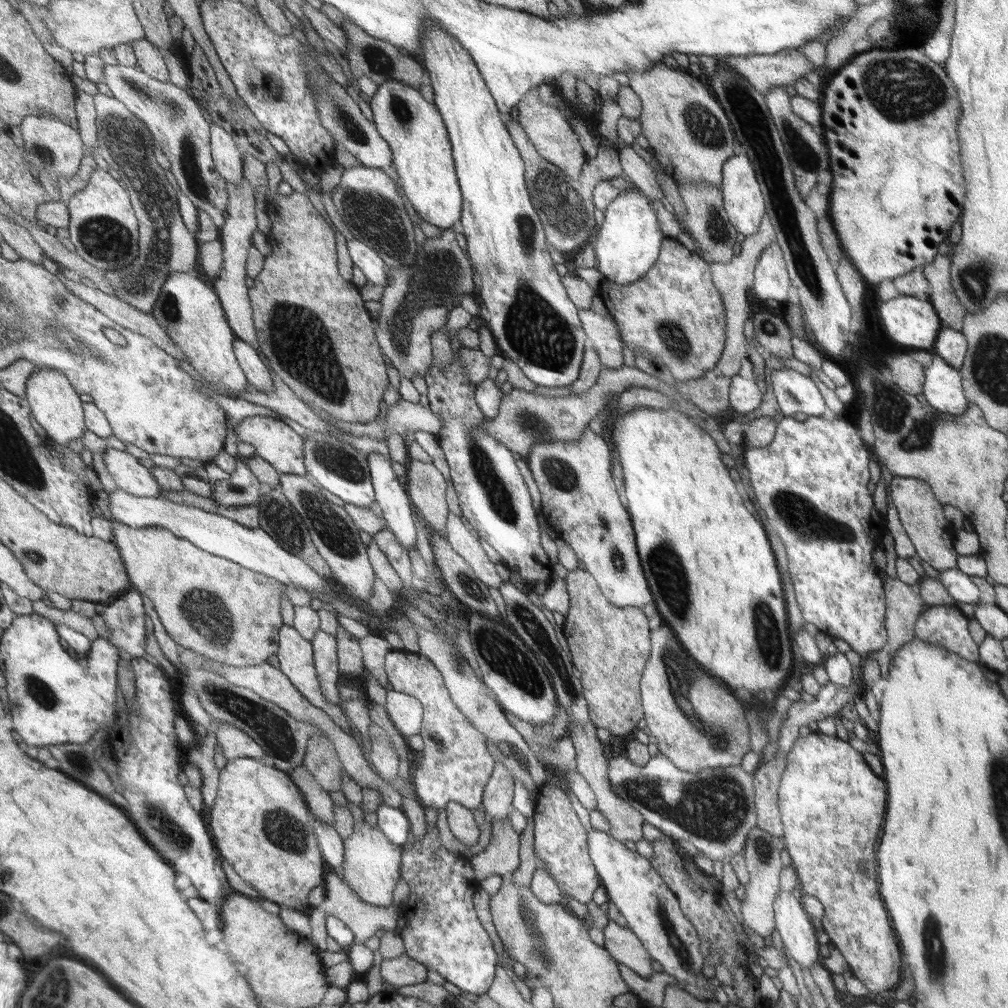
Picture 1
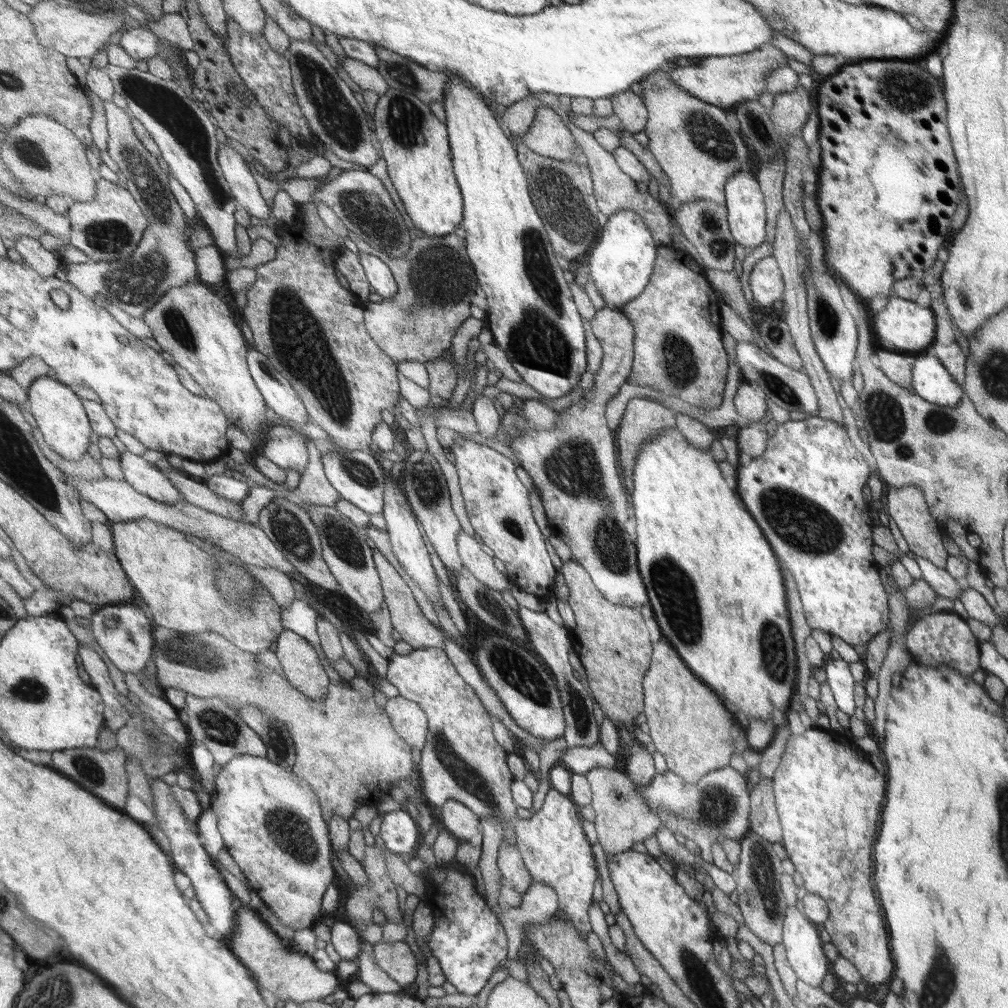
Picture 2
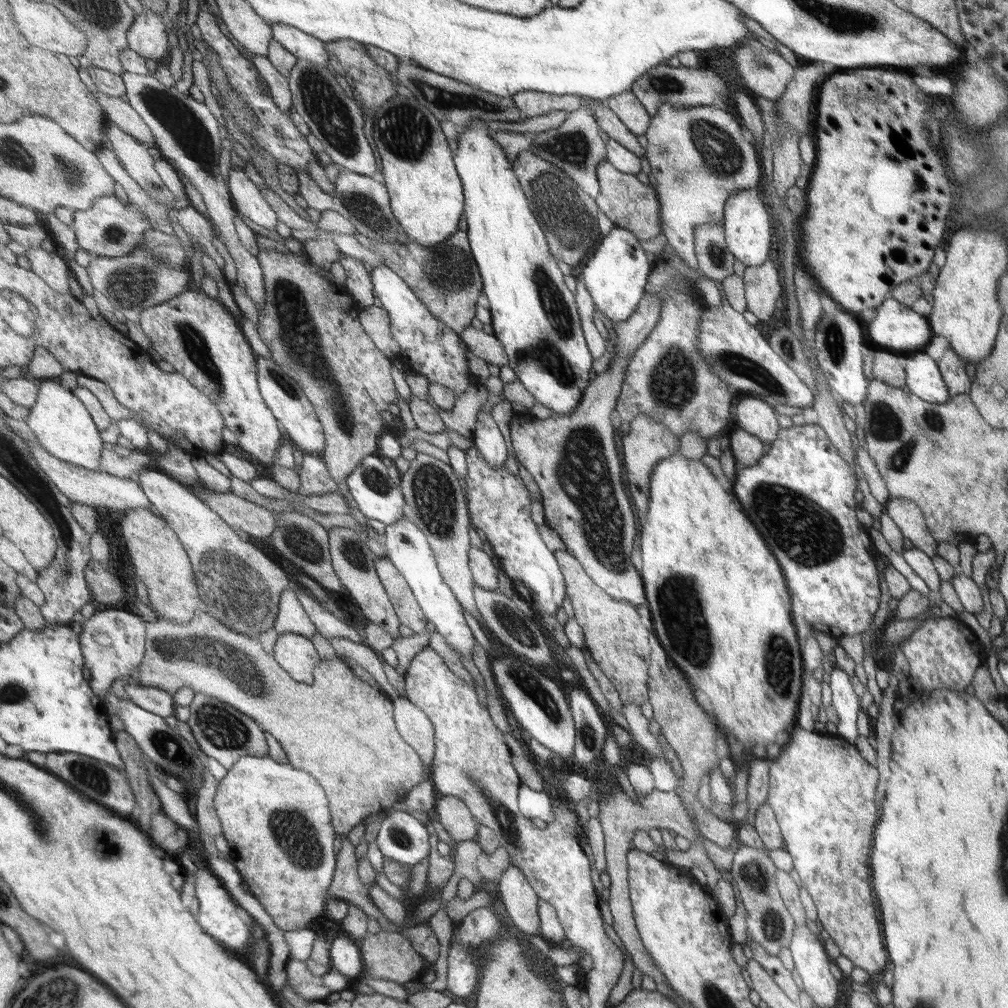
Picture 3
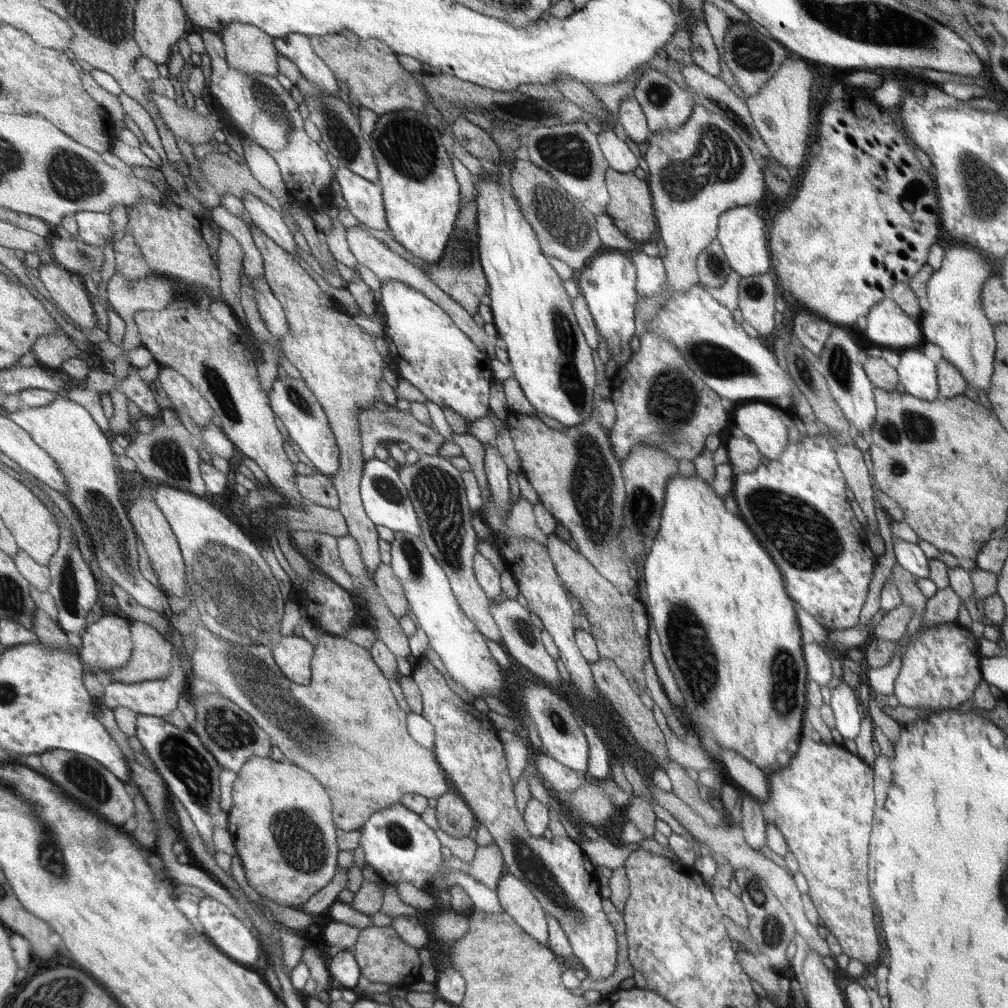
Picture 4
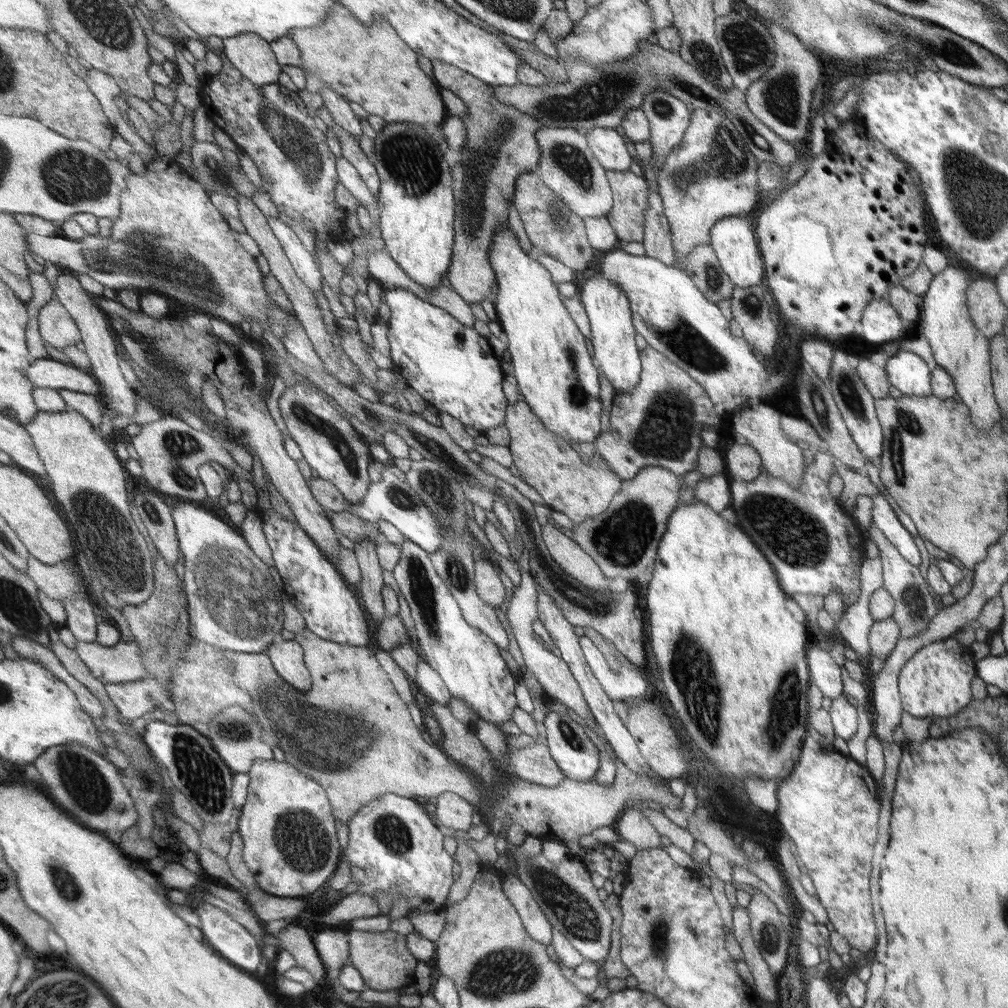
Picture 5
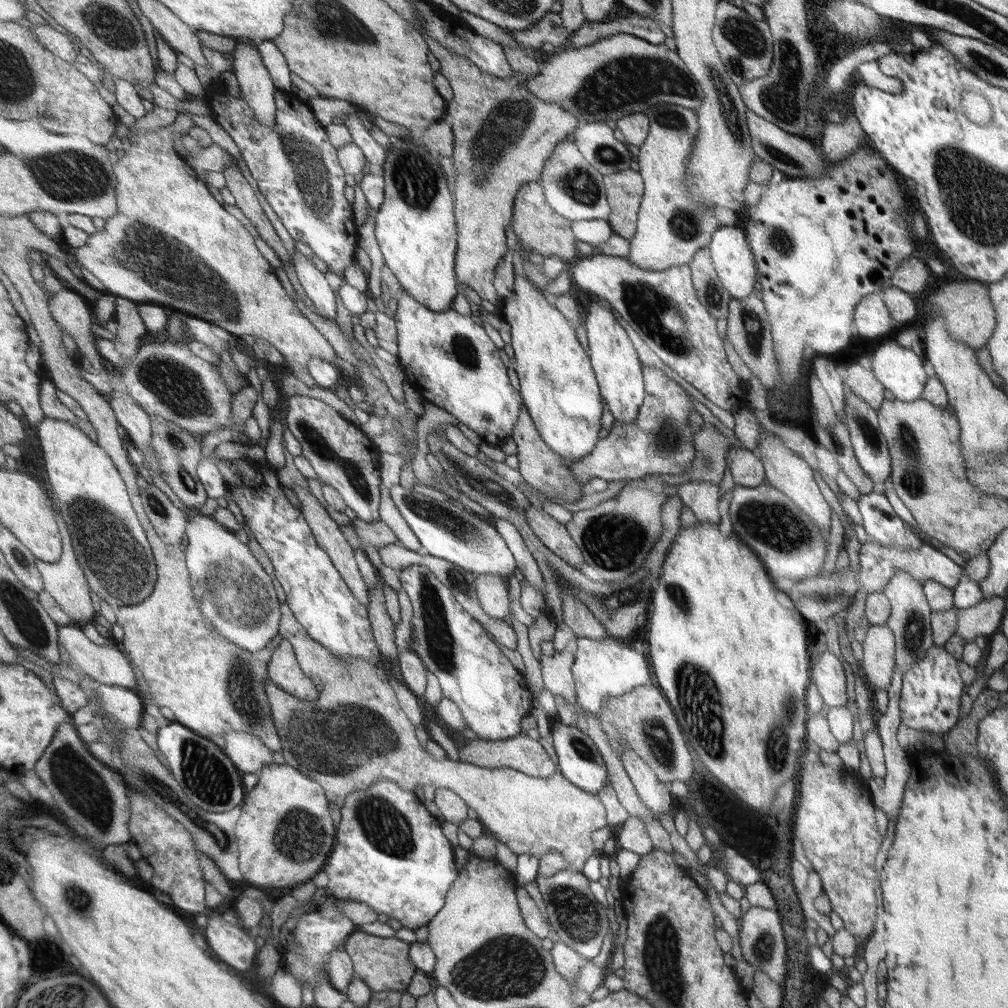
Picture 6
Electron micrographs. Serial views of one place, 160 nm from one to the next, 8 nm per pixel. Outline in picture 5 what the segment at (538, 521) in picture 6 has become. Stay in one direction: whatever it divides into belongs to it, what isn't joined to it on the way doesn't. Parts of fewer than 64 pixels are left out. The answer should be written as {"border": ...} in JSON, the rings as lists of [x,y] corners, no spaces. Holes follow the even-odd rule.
{"border":[[[548,523],[543,526],[544,542],[557,564],[583,583],[591,590],[607,590],[610,588],[609,581],[604,577],[600,567],[593,559],[581,550],[581,546],[575,540],[571,540],[555,525]]]}

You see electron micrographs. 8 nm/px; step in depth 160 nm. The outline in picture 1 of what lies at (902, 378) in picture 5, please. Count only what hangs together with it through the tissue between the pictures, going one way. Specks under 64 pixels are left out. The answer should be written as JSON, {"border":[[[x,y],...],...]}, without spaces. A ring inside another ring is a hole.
{"border":[[[937,355],[932,357],[931,364],[924,367],[922,396],[934,410],[957,416],[964,414],[968,399],[964,396],[960,371]]]}

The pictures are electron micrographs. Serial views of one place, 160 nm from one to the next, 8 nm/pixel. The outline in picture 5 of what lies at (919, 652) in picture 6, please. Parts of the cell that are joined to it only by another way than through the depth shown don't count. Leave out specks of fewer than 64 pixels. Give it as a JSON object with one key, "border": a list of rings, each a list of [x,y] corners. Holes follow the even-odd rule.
{"border":[[[871,521],[869,528],[867,528],[866,537],[878,548],[878,557],[882,566],[882,587],[894,600],[894,611],[891,618],[900,627],[900,639],[918,635],[921,631],[924,631],[928,620],[938,611],[933,594],[921,577],[919,569],[909,564],[875,527],[874,522]]]}

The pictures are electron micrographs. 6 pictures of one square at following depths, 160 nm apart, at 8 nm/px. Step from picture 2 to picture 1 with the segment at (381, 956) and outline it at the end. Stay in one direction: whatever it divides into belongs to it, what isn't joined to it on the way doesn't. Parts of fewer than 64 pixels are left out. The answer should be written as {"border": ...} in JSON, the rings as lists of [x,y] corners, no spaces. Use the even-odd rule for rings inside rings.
{"border":[[[408,954],[383,960],[380,968],[382,978],[396,988],[413,986],[429,980],[430,968]]]}

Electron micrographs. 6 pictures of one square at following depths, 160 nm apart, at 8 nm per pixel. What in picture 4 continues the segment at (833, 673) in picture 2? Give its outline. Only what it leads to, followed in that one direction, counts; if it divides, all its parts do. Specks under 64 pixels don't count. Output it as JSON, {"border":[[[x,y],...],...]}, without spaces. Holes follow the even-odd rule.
{"border":[[[844,682],[830,691],[830,707],[834,714],[834,728],[843,739],[854,740],[860,731],[857,697],[854,689]]]}

